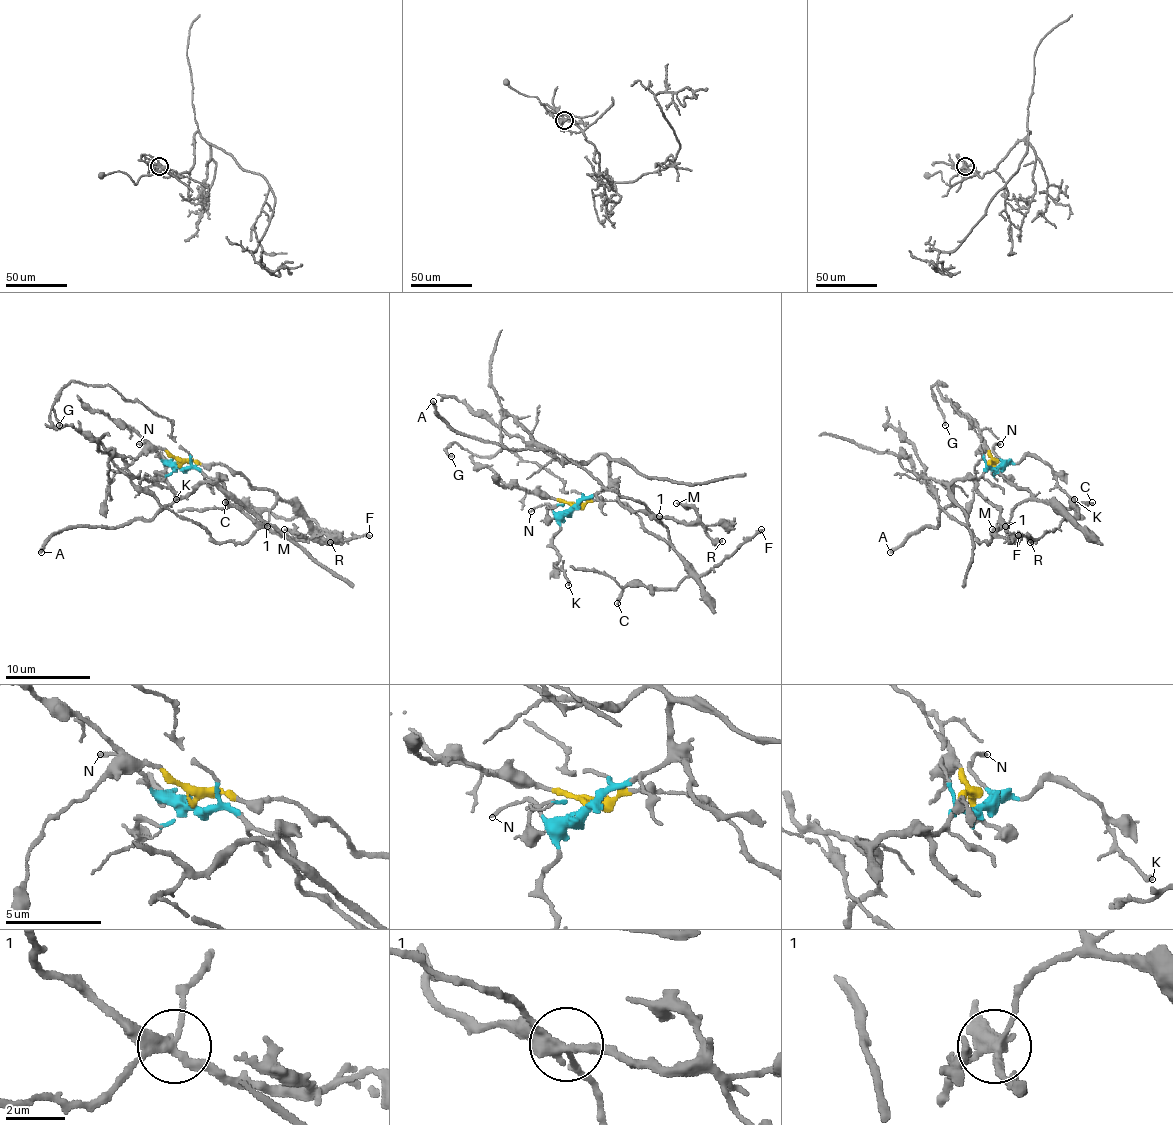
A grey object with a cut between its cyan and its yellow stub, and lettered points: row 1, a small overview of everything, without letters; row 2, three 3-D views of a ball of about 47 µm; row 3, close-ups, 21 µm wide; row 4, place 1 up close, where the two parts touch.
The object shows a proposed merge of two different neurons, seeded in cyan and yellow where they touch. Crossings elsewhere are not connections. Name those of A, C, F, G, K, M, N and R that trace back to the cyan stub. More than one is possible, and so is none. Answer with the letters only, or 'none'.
A, G, K, M, N, R

